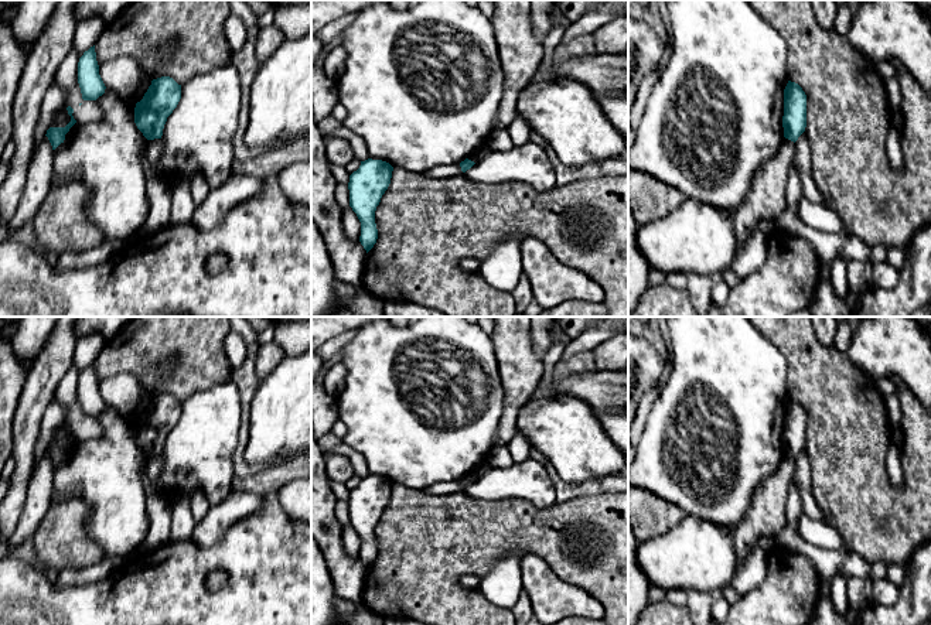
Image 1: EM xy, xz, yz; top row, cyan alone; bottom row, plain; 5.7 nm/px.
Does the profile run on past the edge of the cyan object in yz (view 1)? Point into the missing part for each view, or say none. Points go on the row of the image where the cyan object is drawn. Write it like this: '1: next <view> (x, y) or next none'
1: next none

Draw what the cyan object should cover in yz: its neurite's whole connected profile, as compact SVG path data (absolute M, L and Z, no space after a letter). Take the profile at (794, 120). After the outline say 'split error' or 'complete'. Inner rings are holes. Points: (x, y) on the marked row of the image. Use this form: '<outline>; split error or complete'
M788 81L784 89L784 137L797 141L806 127L806 95L802 88Z; complete

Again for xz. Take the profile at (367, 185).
M368 158L349 175L349 206L361 222L359 242L366 253L378 239L375 211L391 184L392 171L389 163Z; complete

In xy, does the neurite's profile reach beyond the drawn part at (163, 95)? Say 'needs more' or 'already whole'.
already whole

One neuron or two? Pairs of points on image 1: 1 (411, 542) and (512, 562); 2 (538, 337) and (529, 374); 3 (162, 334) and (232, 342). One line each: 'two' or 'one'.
1: two
2: two
3: two

